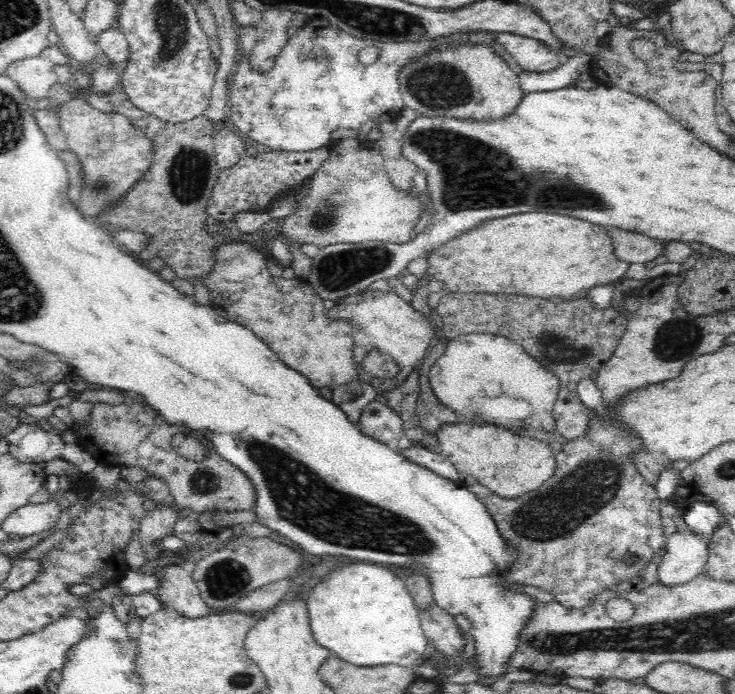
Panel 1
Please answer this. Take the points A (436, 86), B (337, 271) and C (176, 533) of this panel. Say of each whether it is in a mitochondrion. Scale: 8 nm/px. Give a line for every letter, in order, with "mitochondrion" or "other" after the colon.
A: mitochondrion
B: mitochondrion
C: other

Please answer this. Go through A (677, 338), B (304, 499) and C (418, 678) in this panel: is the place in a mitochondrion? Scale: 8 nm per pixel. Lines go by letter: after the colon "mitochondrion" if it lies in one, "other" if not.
A: mitochondrion
B: mitochondrion
C: other

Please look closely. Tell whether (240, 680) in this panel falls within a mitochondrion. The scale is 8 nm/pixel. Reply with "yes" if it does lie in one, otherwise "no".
yes

